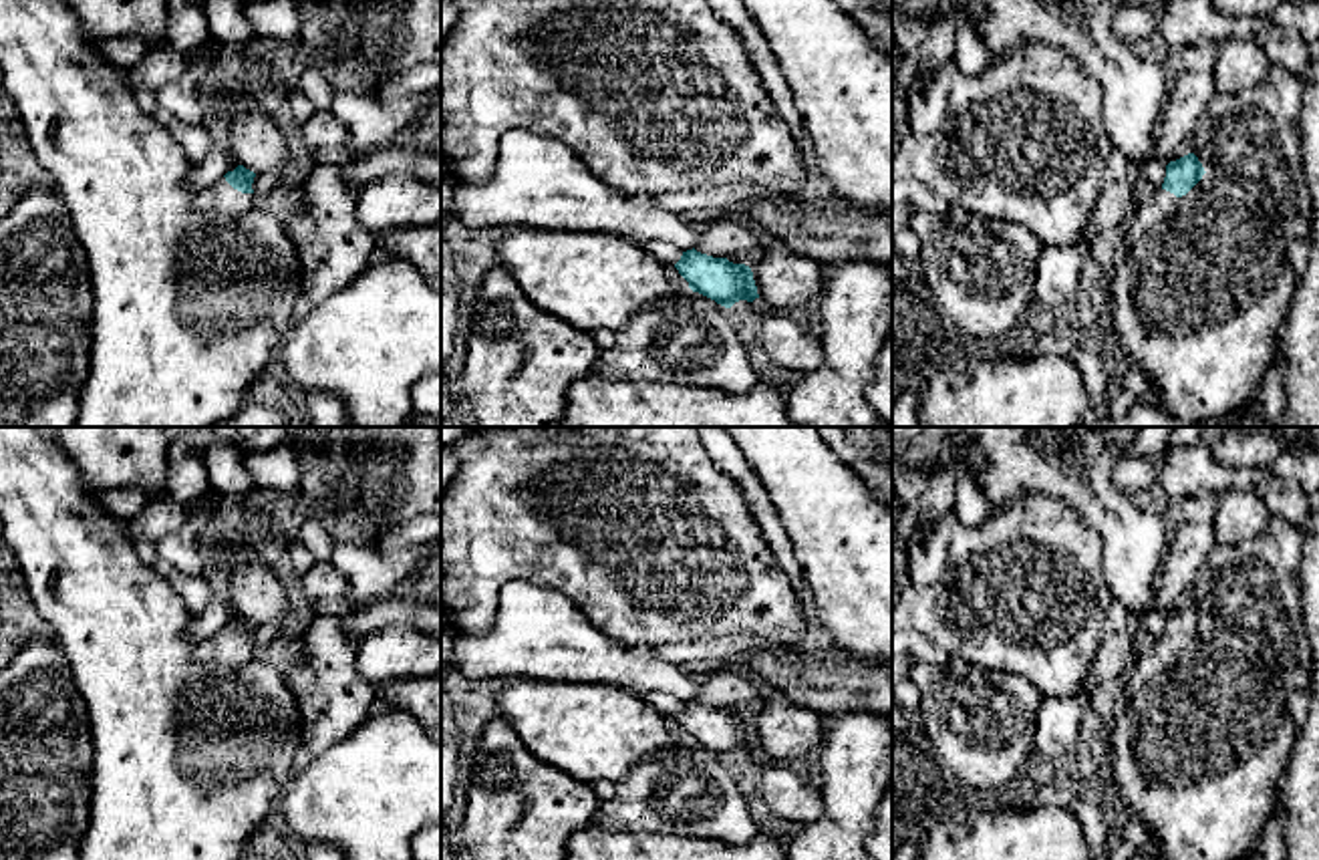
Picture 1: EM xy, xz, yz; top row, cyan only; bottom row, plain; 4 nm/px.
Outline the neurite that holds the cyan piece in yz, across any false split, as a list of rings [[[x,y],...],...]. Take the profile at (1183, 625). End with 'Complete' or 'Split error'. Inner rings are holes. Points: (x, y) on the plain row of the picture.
[[[1188,604],[1166,616],[1164,634],[1150,651],[1138,655],[1124,681],[1124,693],[1118,711],[1156,675],[1160,675],[1204,626],[1204,618],[1194,604]]]. Split error

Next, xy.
[[[238,616],[228,622],[222,630],[209,636],[205,642],[197,644],[197,663],[217,663],[222,667],[244,667],[260,651],[254,647],[252,634],[256,624]]]. Split error

